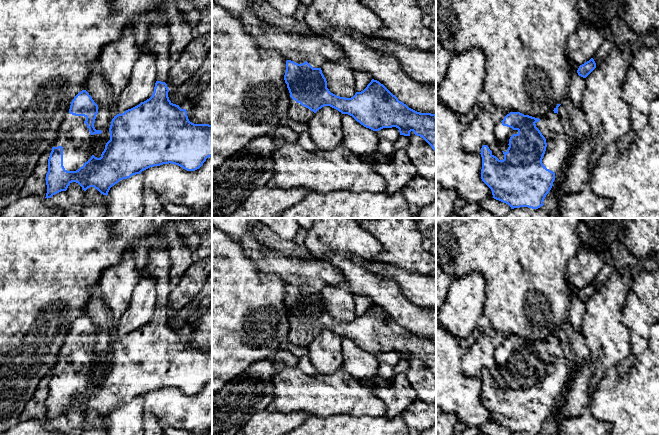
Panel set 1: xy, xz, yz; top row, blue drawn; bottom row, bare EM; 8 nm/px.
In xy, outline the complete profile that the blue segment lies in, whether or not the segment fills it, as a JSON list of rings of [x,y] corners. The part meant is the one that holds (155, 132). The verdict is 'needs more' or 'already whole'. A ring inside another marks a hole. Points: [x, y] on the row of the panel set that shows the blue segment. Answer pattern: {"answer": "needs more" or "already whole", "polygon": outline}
{"answer": "needs more", "polygon": [[[161,6],[154,11],[156,15],[150,22],[148,34],[141,49],[143,52],[153,53],[156,57],[156,83],[152,96],[124,113],[114,116],[109,128],[110,140],[106,143],[101,157],[97,158],[93,155],[93,148],[96,135],[102,133],[101,130],[96,130],[94,127],[98,105],[86,90],[79,92],[72,100],[70,109],[59,127],[57,138],[52,146],[45,179],[47,185],[45,198],[51,198],[61,191],[66,191],[72,182],[78,183],[84,191],[94,187],[101,194],[107,196],[110,188],[120,180],[141,174],[142,171],[150,167],[171,163],[187,171],[195,171],[203,165],[207,158],[212,156],[212,125],[190,122],[186,109],[181,109],[179,105],[173,104],[168,97],[169,89],[166,82],[172,65],[169,52],[171,42],[169,35],[170,20],[165,15],[165,6]]]}

